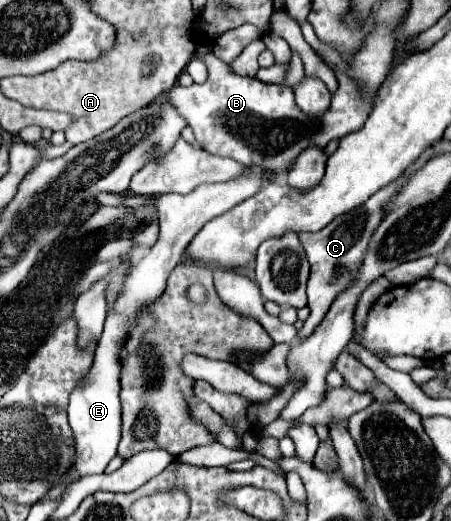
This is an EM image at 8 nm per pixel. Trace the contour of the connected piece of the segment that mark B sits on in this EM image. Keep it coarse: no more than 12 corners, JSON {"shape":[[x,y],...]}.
{"shape":[[196,54],[204,84],[170,88],[200,148],[288,172],[308,146],[360,130],[374,96],[330,64],[322,116],[290,86]]}

